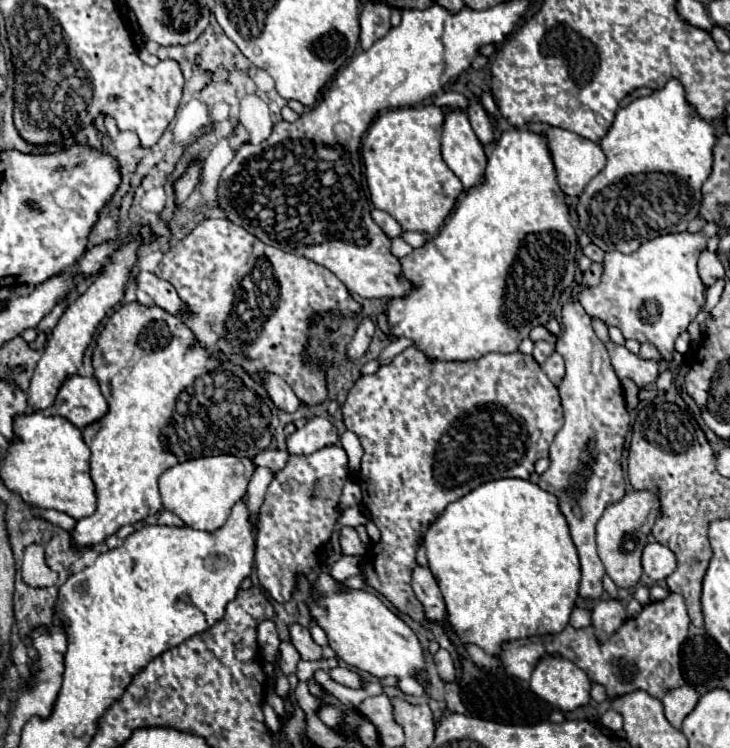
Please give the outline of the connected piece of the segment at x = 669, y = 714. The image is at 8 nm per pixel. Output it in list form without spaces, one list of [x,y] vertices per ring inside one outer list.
[[[681,686],[677,690],[669,690],[669,694],[663,696],[663,706],[665,706],[665,718],[671,722],[673,728],[681,728],[685,716],[693,712],[693,708],[699,702],[697,690],[693,686]]]

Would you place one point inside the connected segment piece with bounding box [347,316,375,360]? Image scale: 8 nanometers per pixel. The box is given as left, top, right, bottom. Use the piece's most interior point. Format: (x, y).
(362, 339)

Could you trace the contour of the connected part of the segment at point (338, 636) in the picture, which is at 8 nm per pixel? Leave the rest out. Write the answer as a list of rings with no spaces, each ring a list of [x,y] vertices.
[[[333,534],[325,552],[321,576],[315,584],[315,594],[313,594],[315,602],[311,604],[311,616],[327,632],[329,646],[335,650],[339,660],[347,662],[349,666],[361,672],[369,672],[375,678],[387,678],[387,676],[397,678],[397,688],[403,694],[411,696],[425,694],[427,688],[423,680],[427,678],[427,672],[425,672],[425,654],[419,638],[375,594],[365,590],[339,592],[337,582],[329,576],[329,566],[339,558],[341,558],[339,538],[337,534]]]

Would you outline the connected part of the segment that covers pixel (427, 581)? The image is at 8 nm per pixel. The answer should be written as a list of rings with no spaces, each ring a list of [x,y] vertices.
[[[415,566],[413,570],[413,590],[417,600],[425,608],[425,616],[433,622],[445,620],[445,604],[441,592],[437,588],[437,580],[433,578],[427,566]]]

